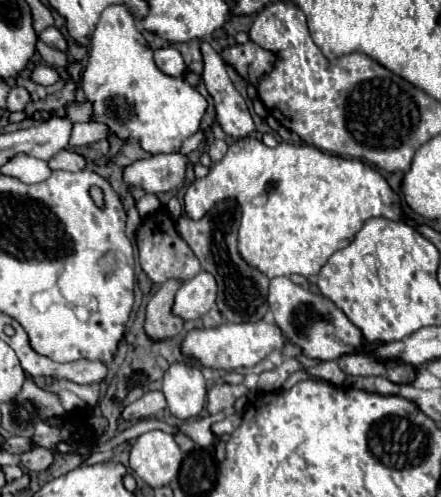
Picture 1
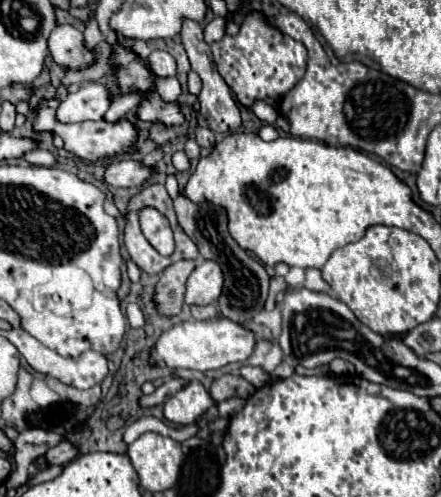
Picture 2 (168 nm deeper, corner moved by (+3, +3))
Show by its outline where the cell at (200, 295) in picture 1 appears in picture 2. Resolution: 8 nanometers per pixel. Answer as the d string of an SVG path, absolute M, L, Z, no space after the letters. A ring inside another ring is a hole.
M200 261L186 283L188 305L210 305L216 303L224 285L224 275L216 261Z

